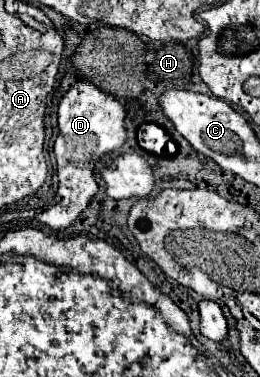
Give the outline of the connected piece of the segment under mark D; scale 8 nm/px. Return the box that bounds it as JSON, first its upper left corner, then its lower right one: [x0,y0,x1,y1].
[35,81,126,229]

